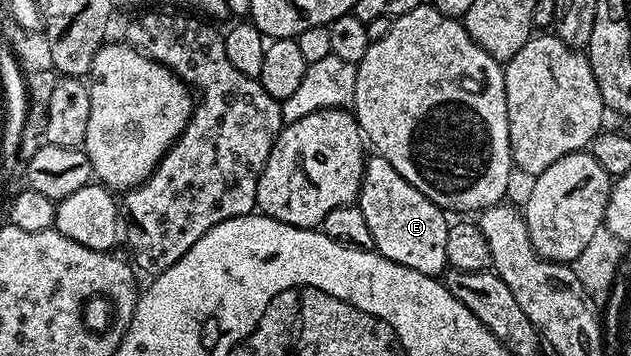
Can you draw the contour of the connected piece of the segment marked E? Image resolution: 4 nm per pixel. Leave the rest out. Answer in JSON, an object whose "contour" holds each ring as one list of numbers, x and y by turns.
{"contour":[[378,153,366,160,357,206,365,217,365,225,369,225,369,233,373,233,375,250,380,255,409,269,417,269,417,273,436,277,444,274,448,216,442,207,413,189,413,185,409,185,409,181,405,181,405,177,401,177,401,173,397,173,397,169,393,169,393,165]]}

